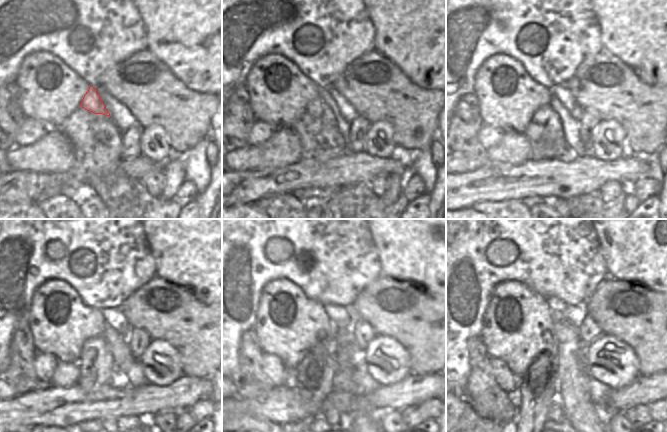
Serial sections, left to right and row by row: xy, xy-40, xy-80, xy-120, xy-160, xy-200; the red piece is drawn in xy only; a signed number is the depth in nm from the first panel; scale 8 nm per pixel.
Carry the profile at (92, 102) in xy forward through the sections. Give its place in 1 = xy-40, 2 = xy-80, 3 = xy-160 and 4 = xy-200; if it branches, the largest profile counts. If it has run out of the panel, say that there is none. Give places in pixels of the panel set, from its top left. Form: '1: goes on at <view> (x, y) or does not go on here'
1: goes on at xy-40 (316, 107)
2: goes on at xy-80 (545, 116)
3: goes on at xy-160 (314, 375)
4: goes on at xy-200 (529, 422)

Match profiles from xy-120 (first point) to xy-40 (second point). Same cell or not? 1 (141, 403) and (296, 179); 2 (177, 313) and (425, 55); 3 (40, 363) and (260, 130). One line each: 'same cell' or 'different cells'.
1: same cell
2: different cells
3: same cell

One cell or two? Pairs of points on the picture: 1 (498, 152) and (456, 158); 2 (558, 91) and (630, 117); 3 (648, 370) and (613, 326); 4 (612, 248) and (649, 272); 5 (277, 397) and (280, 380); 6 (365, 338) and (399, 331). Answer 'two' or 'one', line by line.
1: one
2: two
3: one
4: one
5: two
6: two

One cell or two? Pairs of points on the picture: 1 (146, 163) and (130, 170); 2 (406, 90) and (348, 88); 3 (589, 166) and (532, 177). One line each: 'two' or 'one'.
1: one
2: one
3: one

